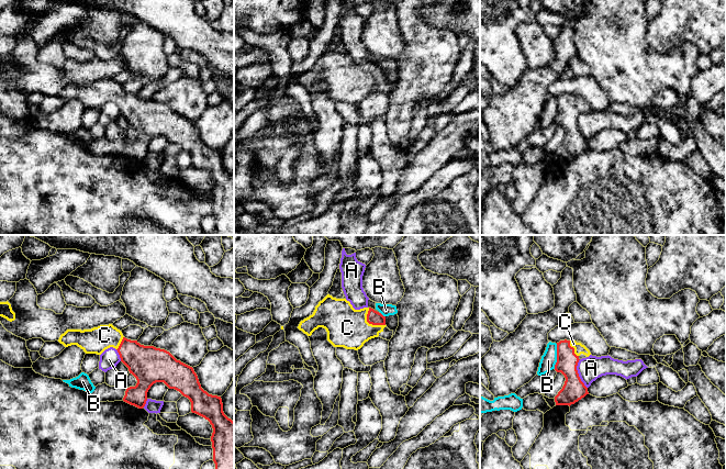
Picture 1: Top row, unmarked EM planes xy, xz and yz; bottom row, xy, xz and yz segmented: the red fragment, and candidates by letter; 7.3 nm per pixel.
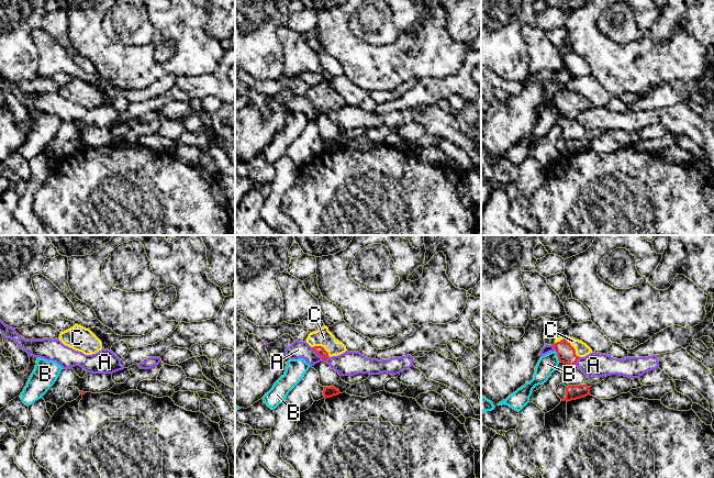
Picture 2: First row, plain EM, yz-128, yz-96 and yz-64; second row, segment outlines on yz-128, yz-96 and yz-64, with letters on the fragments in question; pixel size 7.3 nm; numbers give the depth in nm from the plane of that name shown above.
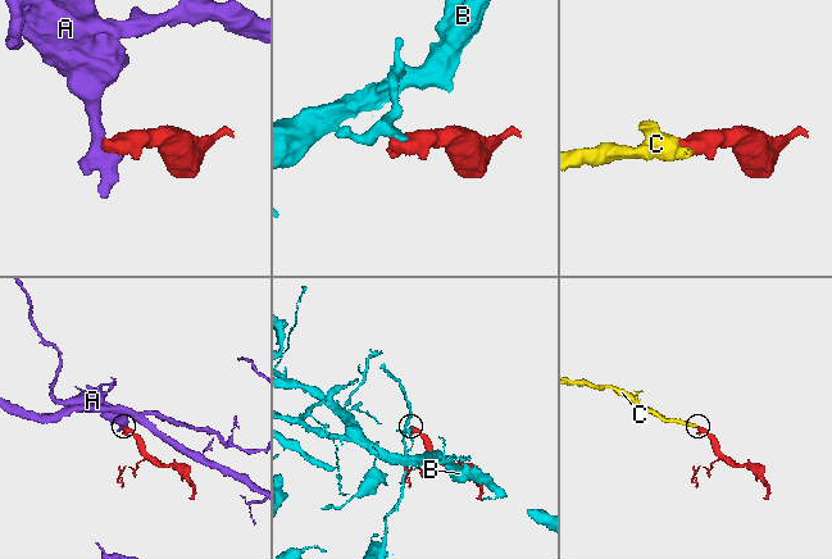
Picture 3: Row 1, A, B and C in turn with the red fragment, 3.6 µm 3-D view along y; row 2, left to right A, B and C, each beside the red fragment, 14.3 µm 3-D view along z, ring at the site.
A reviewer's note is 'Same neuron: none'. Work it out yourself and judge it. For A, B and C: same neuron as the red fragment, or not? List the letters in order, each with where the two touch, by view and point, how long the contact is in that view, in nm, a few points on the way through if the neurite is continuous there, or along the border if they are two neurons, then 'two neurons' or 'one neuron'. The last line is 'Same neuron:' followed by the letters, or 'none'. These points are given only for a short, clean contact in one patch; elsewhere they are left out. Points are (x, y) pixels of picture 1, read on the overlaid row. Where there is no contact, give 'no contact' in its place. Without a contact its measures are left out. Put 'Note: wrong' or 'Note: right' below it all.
A: meets red in yz at (578, 373); contact 220 nm long; two neurons
B: meets red in yz at (557, 356); contact 190 nm long; border along yz (557, 344), (557, 361), (554, 368); two neurons
C: meets red in xz at (369, 323); contact 180 nm long; runs through xz (373, 317), (369, 323), (347, 327); one neuron
Same neuron: C
Note: wrong

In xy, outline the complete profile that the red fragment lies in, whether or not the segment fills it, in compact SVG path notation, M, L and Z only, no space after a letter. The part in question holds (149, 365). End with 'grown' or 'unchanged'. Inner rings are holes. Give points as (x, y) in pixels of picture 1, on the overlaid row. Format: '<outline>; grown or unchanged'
M112 324L91 330L67 330L58 342L65 347L77 345L86 354L101 355L113 347L137 383L125 391L123 401L143 409L147 392L156 382L179 391L191 402L191 412L210 422L215 469L234 469L234 422L223 412L221 397L209 394L201 388L193 368L177 360L169 351L141 345L123 336Z; grown

